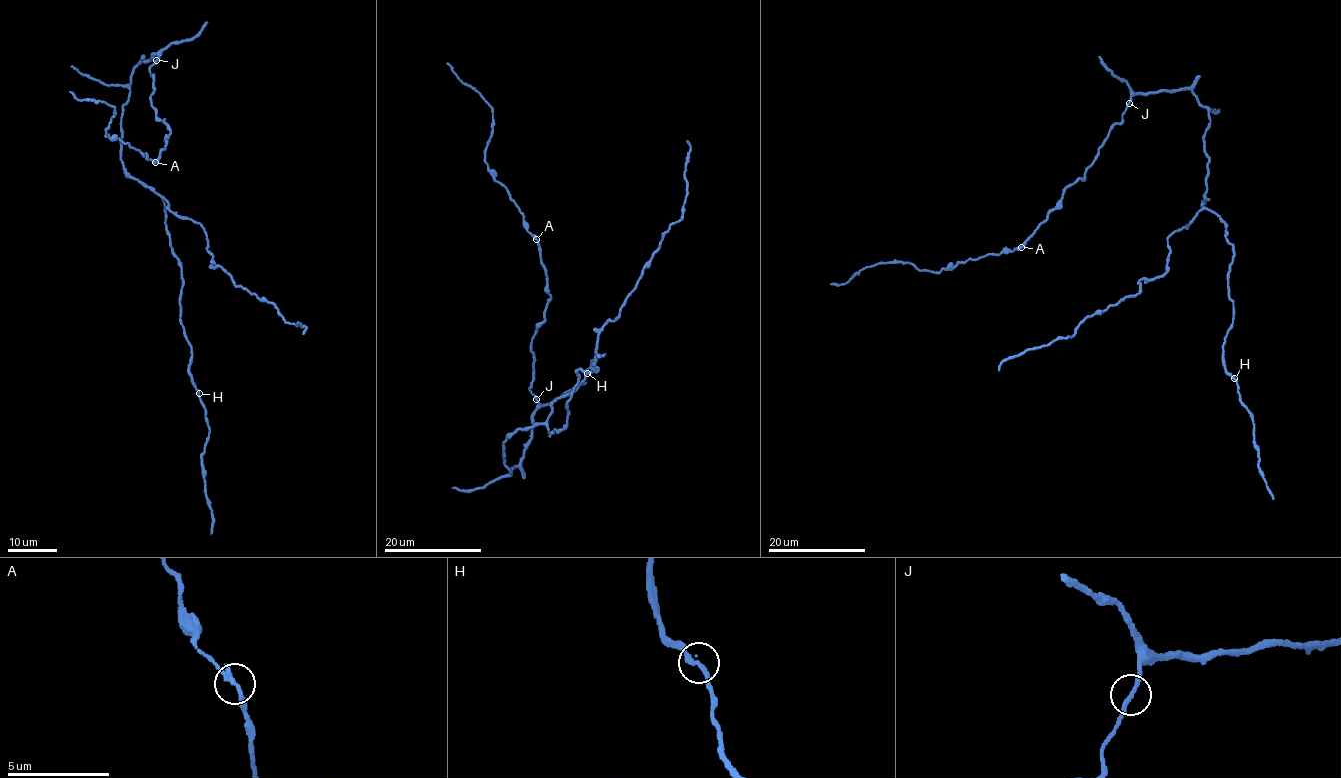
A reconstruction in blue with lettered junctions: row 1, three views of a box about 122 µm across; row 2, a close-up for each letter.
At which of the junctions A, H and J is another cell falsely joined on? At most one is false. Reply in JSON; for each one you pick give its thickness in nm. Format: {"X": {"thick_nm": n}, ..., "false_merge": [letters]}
{"A": {"thick_nm": 280}, "false_merge": ["A"]}

